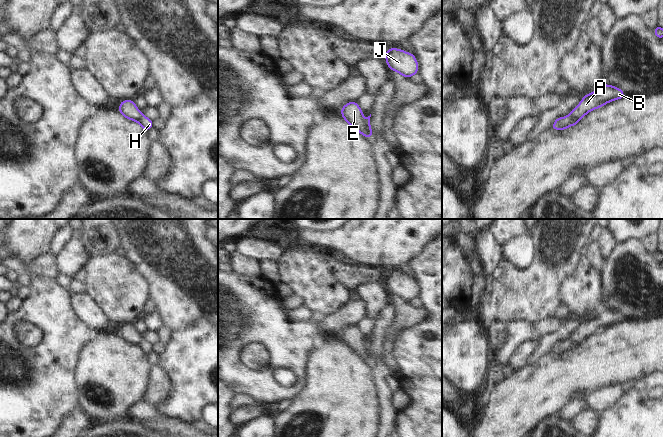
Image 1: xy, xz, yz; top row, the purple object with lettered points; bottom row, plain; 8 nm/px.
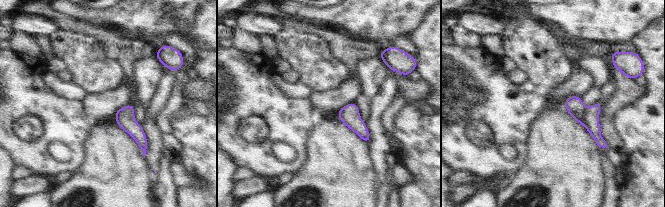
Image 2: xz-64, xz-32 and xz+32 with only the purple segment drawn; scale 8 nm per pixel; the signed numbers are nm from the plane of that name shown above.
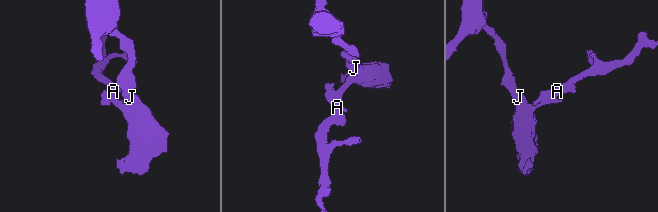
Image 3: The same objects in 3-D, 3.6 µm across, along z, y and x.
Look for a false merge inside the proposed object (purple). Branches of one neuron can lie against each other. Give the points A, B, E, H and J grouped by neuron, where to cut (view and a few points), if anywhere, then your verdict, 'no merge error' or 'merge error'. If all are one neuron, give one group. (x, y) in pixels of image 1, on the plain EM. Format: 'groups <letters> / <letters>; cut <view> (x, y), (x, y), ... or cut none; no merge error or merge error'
groups A B E / H J; cut xz (363, 343), (366, 355), (371, 360); merge error

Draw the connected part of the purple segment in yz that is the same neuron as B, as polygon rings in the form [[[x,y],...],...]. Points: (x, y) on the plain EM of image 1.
[[[602,308],[594,316],[583,319],[582,325],[572,333],[569,339],[582,343],[590,335],[625,320],[623,314],[613,309]]]

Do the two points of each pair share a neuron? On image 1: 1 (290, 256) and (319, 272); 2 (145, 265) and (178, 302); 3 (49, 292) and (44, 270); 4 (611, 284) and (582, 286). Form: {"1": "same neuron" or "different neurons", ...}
{"1": "same neuron", "2": "same neuron", "3": "different neurons", "4": "different neurons"}

